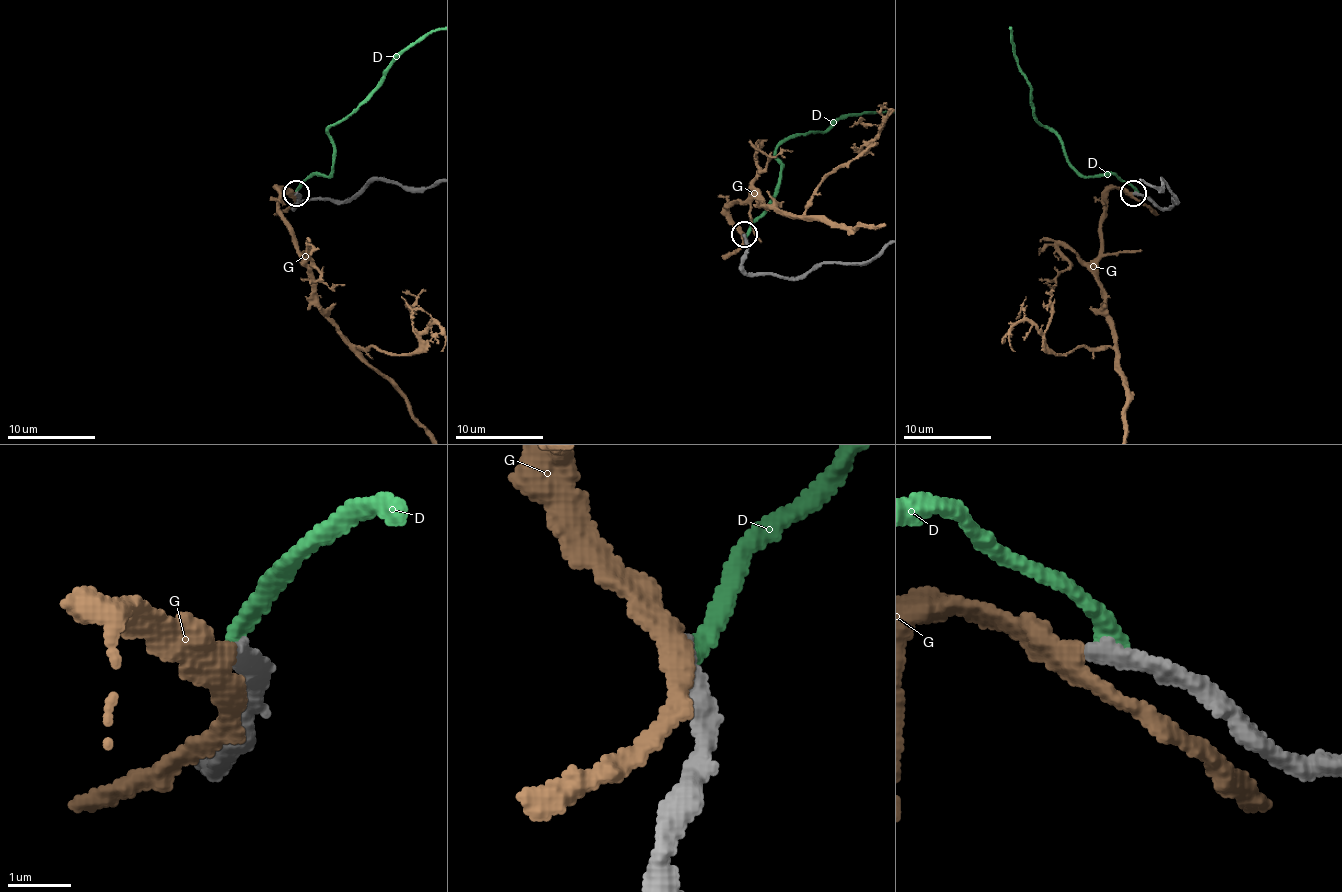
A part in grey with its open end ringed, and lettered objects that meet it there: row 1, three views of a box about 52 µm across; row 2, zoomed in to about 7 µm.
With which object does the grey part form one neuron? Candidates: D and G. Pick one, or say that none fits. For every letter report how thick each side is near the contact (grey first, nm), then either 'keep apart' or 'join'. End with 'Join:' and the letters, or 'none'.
D: 320/280 nm | keep apart
G: 280/340 nm | join
Join: G

